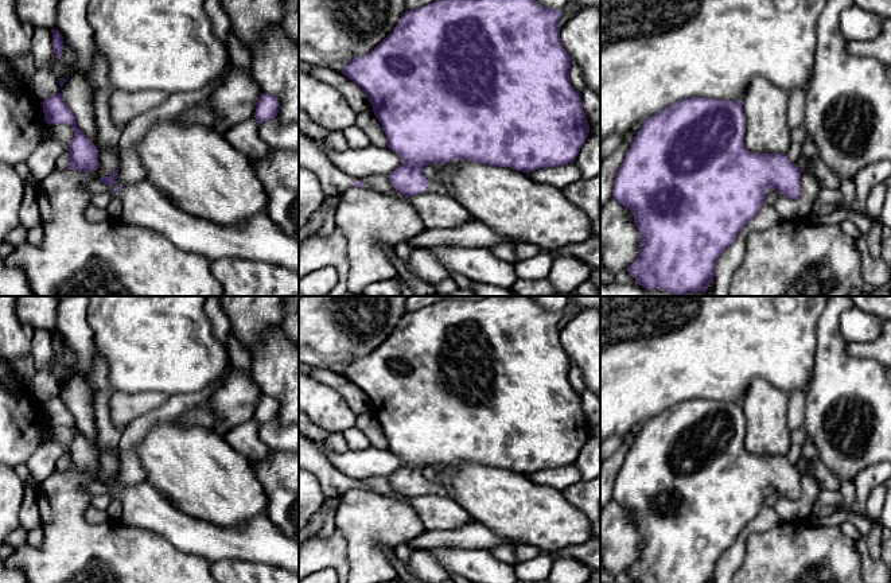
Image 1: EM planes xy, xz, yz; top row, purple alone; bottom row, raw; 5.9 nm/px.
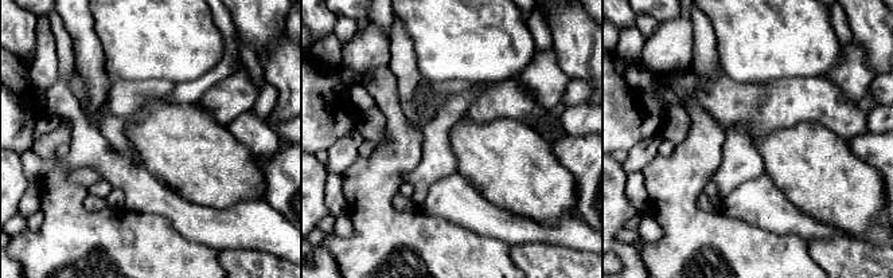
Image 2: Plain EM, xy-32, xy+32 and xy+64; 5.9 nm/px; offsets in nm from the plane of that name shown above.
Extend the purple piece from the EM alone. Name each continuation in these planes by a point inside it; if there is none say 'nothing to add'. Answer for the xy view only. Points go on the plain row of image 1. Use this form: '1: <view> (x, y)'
1: xy (260, 540)

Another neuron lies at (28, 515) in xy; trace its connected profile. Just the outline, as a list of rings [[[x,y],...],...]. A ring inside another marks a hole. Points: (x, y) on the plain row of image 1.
[[[24,489],[24,500],[19,512],[19,520],[22,528],[27,530],[40,526],[36,489]]]

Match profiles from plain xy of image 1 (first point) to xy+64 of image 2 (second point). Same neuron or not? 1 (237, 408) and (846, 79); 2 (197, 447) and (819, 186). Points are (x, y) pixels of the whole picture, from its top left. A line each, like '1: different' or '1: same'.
1: same
2: same

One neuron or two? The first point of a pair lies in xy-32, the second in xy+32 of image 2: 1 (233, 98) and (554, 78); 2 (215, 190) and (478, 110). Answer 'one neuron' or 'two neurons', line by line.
1: one neuron
2: two neurons

